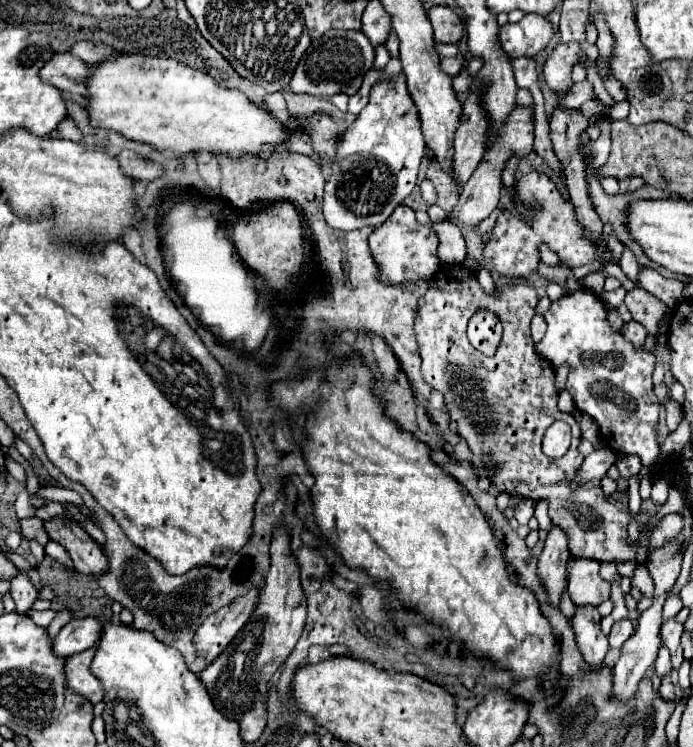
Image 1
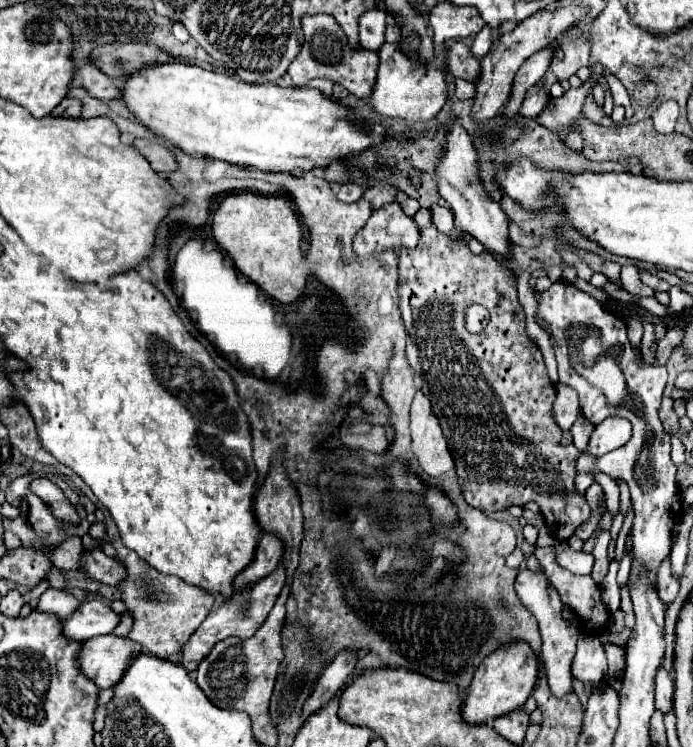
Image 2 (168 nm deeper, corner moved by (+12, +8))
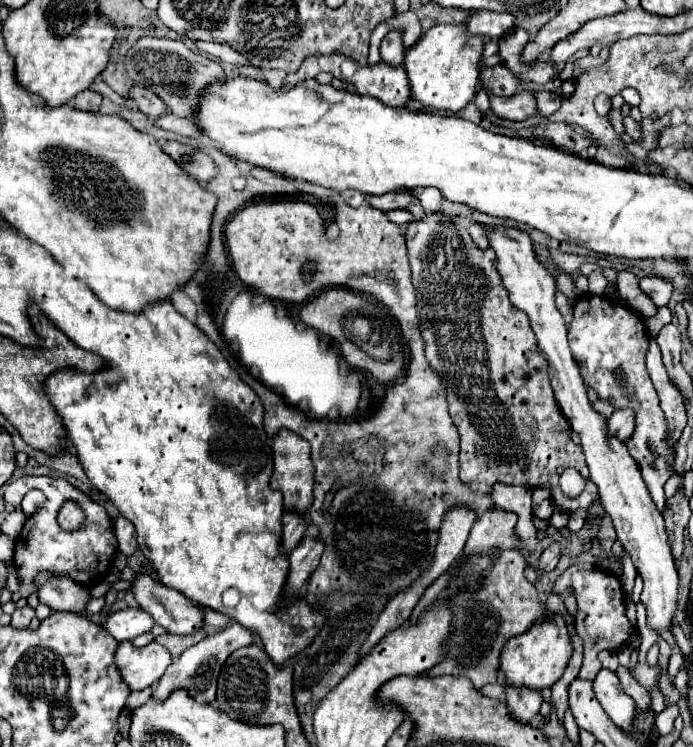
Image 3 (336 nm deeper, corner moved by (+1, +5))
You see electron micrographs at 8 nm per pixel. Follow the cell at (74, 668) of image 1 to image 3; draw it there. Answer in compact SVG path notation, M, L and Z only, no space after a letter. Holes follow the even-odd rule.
M123 641L117 647L115 663L131 689L145 689L163 677L165 669L171 665L171 653L157 641L145 647L135 647L131 641Z

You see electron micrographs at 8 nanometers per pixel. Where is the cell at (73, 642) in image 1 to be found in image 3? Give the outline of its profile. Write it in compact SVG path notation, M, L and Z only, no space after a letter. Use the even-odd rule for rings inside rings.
M137 607L137 609L123 609L123 611L117 611L117 613L109 613L103 627L117 639L117 641L125 641L125 639L135 639L137 635L141 633L147 633L151 631L155 625L153 617Z

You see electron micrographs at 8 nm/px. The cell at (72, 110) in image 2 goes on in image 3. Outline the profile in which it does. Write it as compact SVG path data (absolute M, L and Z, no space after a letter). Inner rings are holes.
M83 91L75 97L75 109L81 109L81 111L99 111L99 105L101 105L101 95L95 93L95 91Z

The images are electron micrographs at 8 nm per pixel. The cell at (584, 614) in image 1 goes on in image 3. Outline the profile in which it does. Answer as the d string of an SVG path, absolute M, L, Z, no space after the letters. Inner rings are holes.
M601 669L593 681L595 697L603 705L609 719L623 731L631 729L631 717L635 717L635 701L621 689L619 677L607 669Z

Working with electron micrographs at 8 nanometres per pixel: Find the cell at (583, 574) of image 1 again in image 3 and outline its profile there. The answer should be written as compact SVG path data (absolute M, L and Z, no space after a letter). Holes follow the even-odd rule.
M583 563L583 565L575 565L569 567L555 583L553 593L563 595L567 589L575 591L575 599L577 599L577 615L575 615L575 631L577 635L583 639L583 667L579 671L579 679L589 679L593 681L595 675L601 669L601 661L599 661L599 653L601 651L615 651L621 645L629 645L633 651L639 649L639 635L633 629L633 625L629 623L627 615L625 615L625 593L621 587L621 581L617 575L607 573L597 569L591 563Z

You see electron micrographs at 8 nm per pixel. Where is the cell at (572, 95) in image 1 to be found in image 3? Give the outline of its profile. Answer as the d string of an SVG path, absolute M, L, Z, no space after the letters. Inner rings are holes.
M519 91L519 99L507 99L489 93L489 99L491 99L491 111L501 119L523 121L529 119L537 109L537 99L529 91Z

